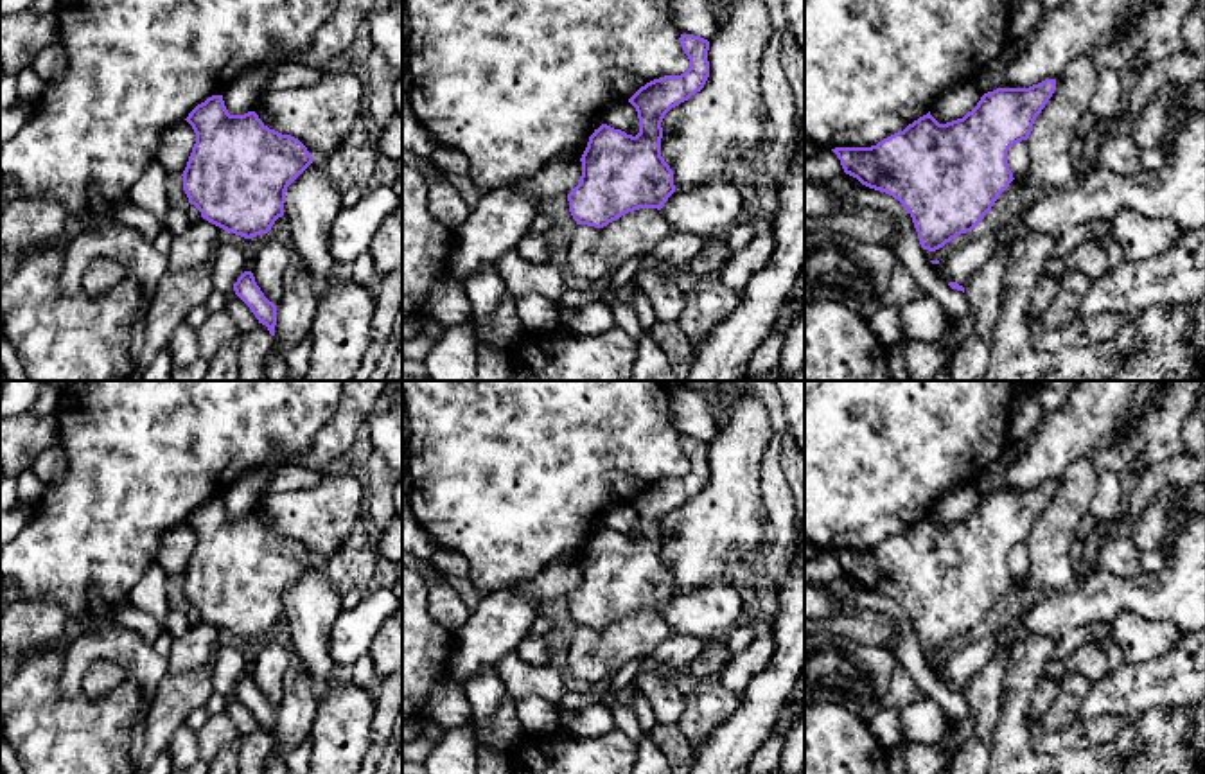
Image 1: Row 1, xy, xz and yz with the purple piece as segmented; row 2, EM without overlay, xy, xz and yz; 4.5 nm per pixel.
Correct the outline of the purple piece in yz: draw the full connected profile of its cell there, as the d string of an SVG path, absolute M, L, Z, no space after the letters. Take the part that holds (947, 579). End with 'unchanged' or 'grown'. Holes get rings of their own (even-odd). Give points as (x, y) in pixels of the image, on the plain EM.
M1056 481L1029 490L997 490L984 496L963 521L939 526L928 514L876 548L831 553L846 576L898 602L912 620L921 650L936 654L957 638L972 634L1015 582L1007 553L1029 541L1054 492Z; unchanged

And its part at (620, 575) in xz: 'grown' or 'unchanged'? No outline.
unchanged

